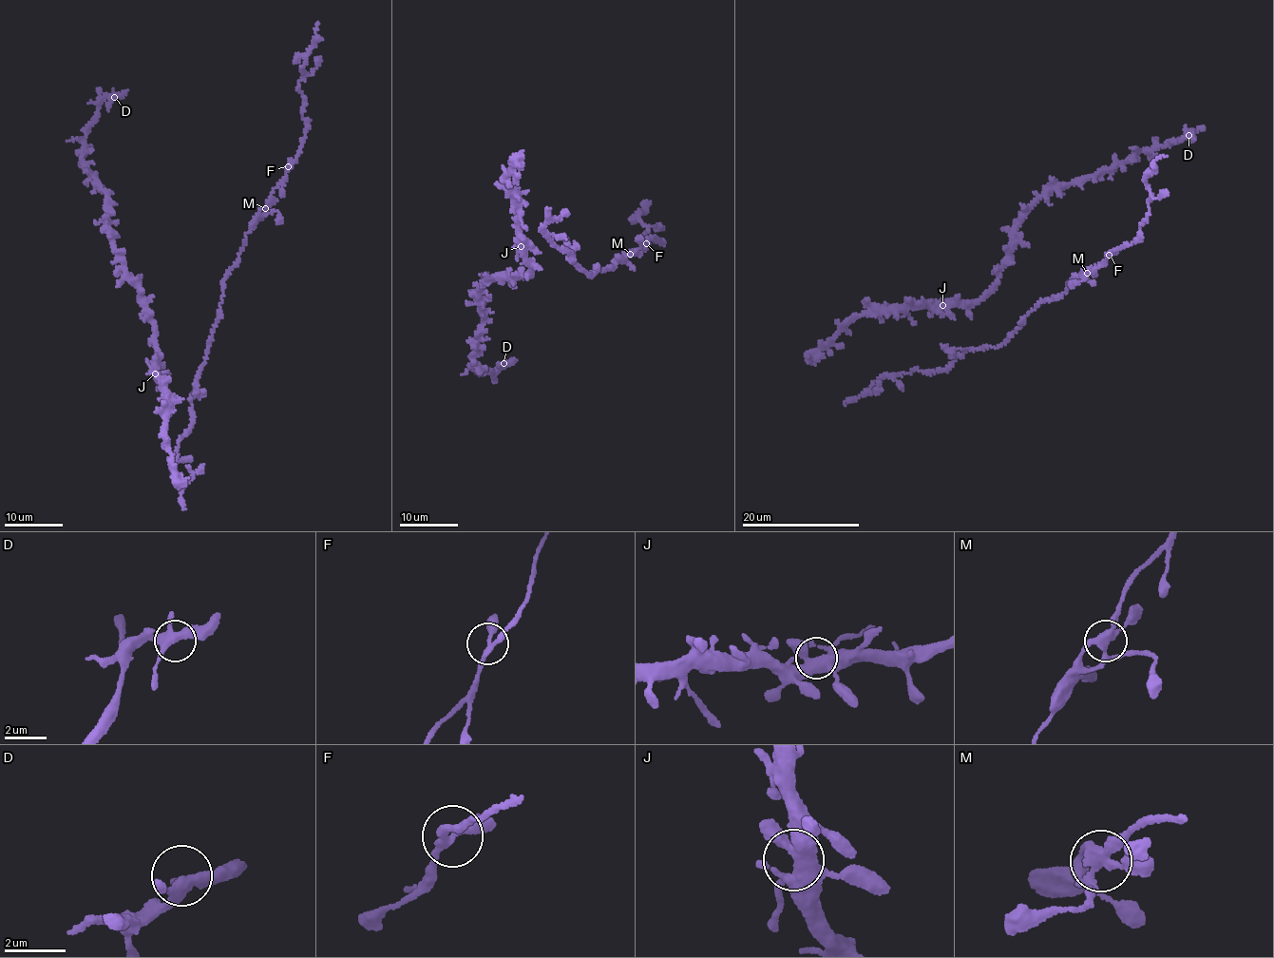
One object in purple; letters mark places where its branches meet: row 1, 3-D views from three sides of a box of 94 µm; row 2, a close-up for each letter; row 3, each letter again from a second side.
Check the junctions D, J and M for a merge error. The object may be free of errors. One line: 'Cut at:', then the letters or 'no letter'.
Cut at: no letter

